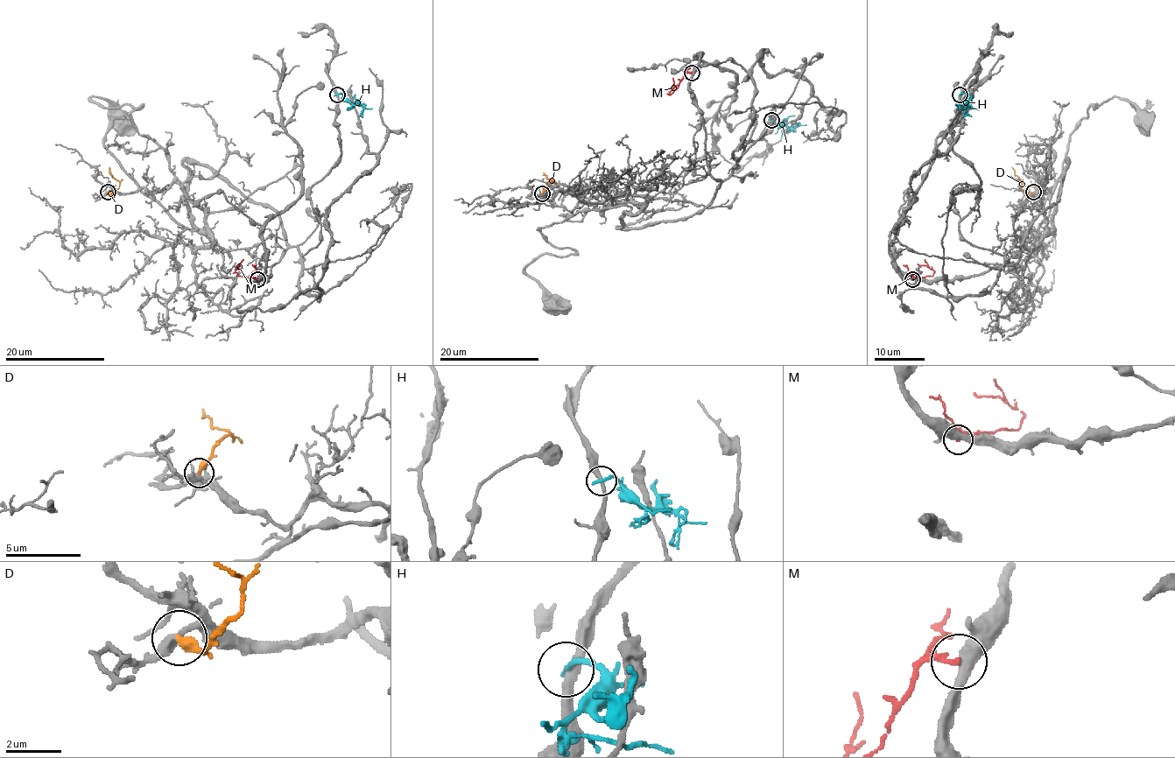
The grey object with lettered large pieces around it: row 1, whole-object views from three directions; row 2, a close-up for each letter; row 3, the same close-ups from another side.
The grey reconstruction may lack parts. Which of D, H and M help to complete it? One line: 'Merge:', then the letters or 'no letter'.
Merge: D

